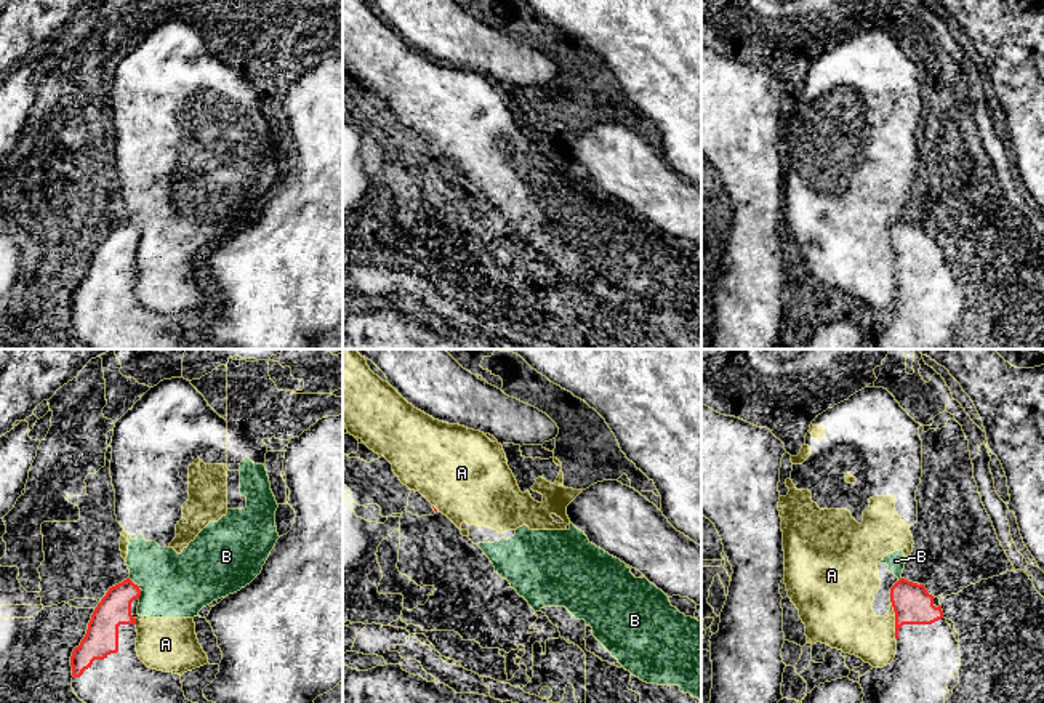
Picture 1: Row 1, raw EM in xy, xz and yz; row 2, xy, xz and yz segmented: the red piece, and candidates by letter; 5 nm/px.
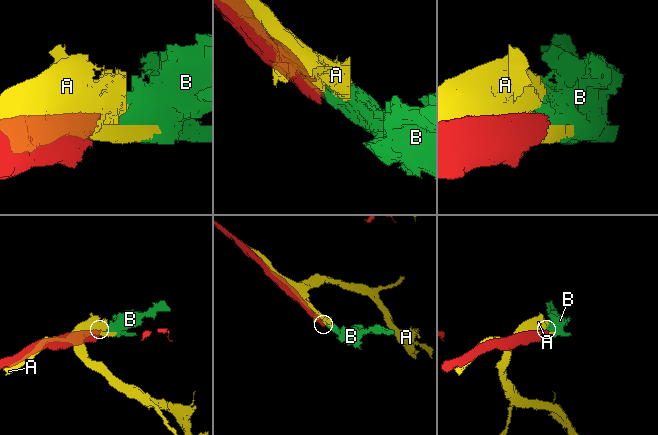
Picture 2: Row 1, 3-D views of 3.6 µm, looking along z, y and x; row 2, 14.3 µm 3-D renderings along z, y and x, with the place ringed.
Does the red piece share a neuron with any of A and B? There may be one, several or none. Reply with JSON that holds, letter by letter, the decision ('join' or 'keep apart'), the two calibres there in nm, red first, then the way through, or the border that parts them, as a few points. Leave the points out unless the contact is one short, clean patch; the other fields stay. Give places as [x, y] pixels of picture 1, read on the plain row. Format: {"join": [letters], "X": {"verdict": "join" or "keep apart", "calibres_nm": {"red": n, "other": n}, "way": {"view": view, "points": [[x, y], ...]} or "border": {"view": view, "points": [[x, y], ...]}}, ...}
{"join": [], "A": {"verdict": "keep apart", "calibres_nm": {"red": 200, "other": 300}}, "B": {"verdict": "keep apart", "calibres_nm": {"red": 160, "other": 320}, "border": {"view": "xy", "points": [[128, 220], [138, 228], [140, 239]]}}}

